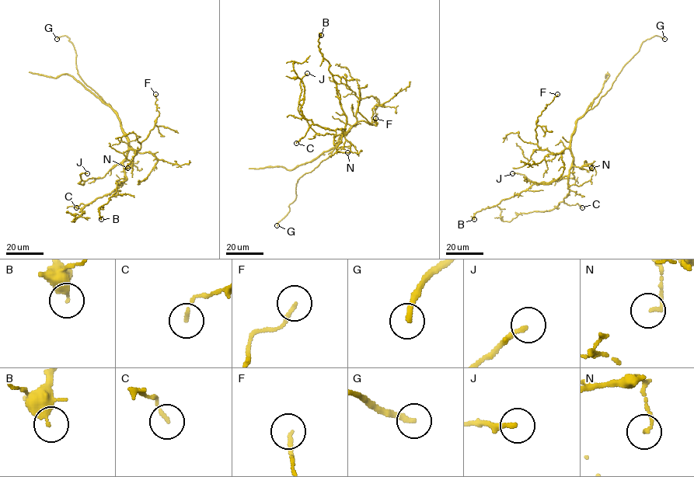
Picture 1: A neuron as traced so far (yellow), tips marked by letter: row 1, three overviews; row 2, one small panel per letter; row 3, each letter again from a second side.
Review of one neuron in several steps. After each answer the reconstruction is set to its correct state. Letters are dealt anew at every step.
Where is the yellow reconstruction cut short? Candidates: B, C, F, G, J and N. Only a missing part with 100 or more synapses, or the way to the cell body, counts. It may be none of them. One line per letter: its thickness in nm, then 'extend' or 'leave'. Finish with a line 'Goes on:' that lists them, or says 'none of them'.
B: calibre 340 nm; leave
C: calibre 120 nm; leave
F: calibre 150 nm; leave
G: calibre 240 nm; extend
J: calibre 200 nm; leave
N: calibre 130 nm; leave
Goes on: G

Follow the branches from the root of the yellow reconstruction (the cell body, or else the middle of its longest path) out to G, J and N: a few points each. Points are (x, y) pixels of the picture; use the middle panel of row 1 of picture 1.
G: (348, 131), (340, 138), (328, 158), (298, 180), (296, 198), (289, 205), (289, 212), (277, 225)
J: (348, 131), (338, 135), (316, 134), (299, 113), (298, 107), (301, 92), (300, 80), (307, 73)
N: (348, 131), (343, 134), (350, 144), (350, 151), (347, 152)

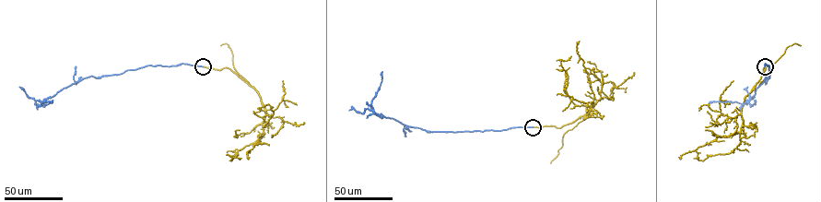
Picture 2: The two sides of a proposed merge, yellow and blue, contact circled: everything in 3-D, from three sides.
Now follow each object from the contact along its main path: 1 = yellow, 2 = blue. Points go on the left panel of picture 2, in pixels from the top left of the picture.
1: (203, 66), (229, 68), (261, 98), (265, 111), (263, 135), (240, 149), (230, 160), (232, 158), (241, 158)
2: (203, 66), (180, 64), (146, 65), (120, 74), (90, 76), (62, 89), (41, 103), (52, 102)

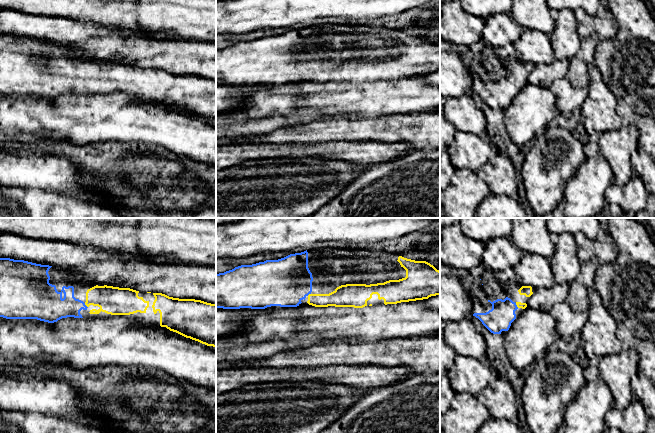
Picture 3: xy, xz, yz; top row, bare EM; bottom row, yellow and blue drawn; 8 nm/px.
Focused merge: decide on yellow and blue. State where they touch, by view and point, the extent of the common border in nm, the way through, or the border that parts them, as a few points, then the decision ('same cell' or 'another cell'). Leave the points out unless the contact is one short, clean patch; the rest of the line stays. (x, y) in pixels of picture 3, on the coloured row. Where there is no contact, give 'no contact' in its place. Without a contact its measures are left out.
contact xy (85, 304); length 50 nm; way xy (112, 300), (90, 300), (85, 304), (55, 308); same cell

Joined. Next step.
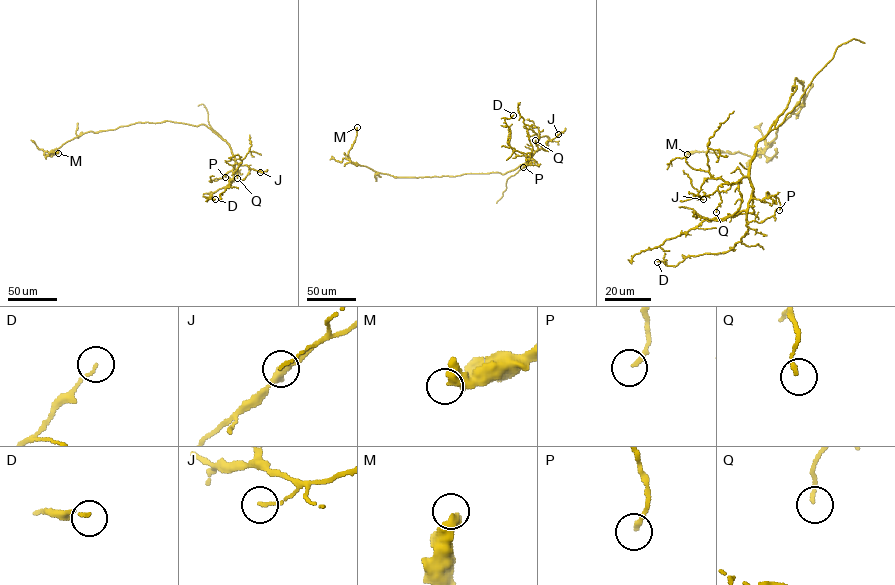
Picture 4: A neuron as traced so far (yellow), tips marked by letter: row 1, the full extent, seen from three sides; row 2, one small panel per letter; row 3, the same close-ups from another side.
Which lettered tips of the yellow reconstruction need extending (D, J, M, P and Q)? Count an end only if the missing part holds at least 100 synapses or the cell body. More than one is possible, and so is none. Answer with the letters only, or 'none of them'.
none of them

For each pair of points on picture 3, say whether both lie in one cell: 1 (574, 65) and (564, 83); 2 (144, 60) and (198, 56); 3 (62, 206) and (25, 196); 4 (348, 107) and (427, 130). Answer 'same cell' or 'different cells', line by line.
1: different cells
2: same cell
3: same cell
4: different cells

